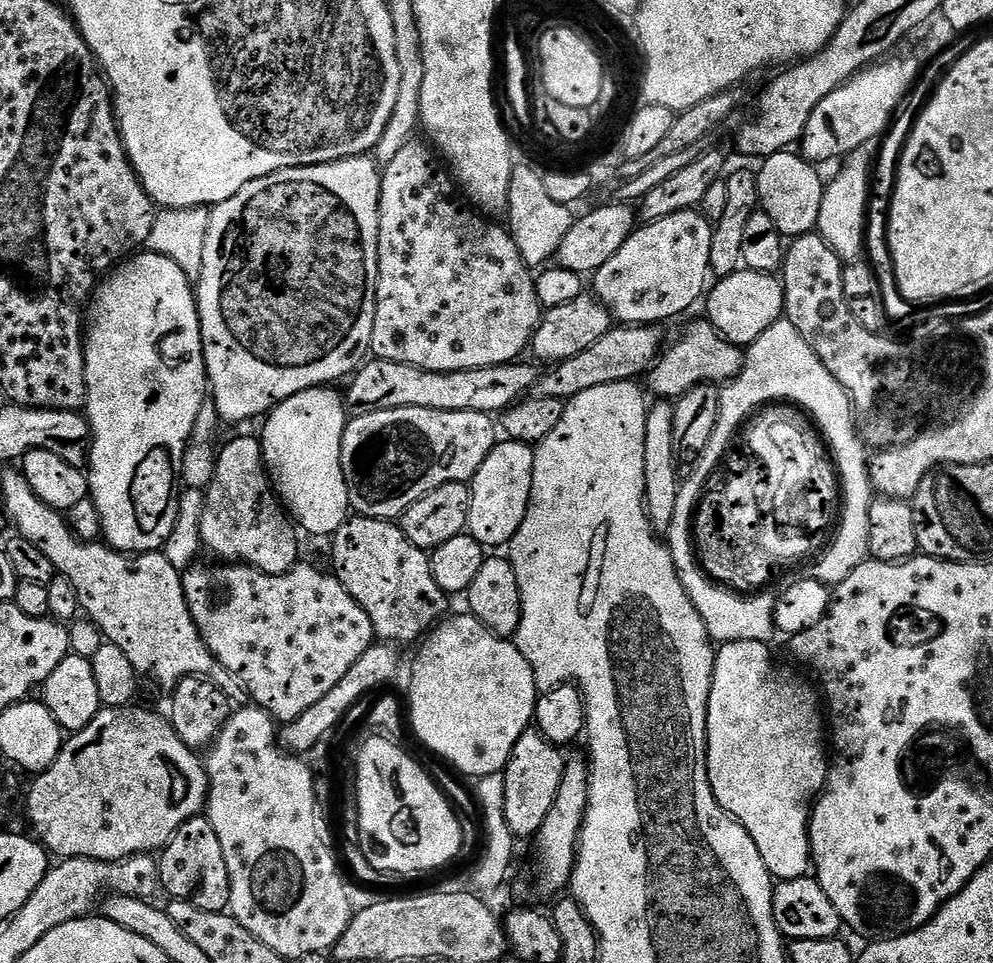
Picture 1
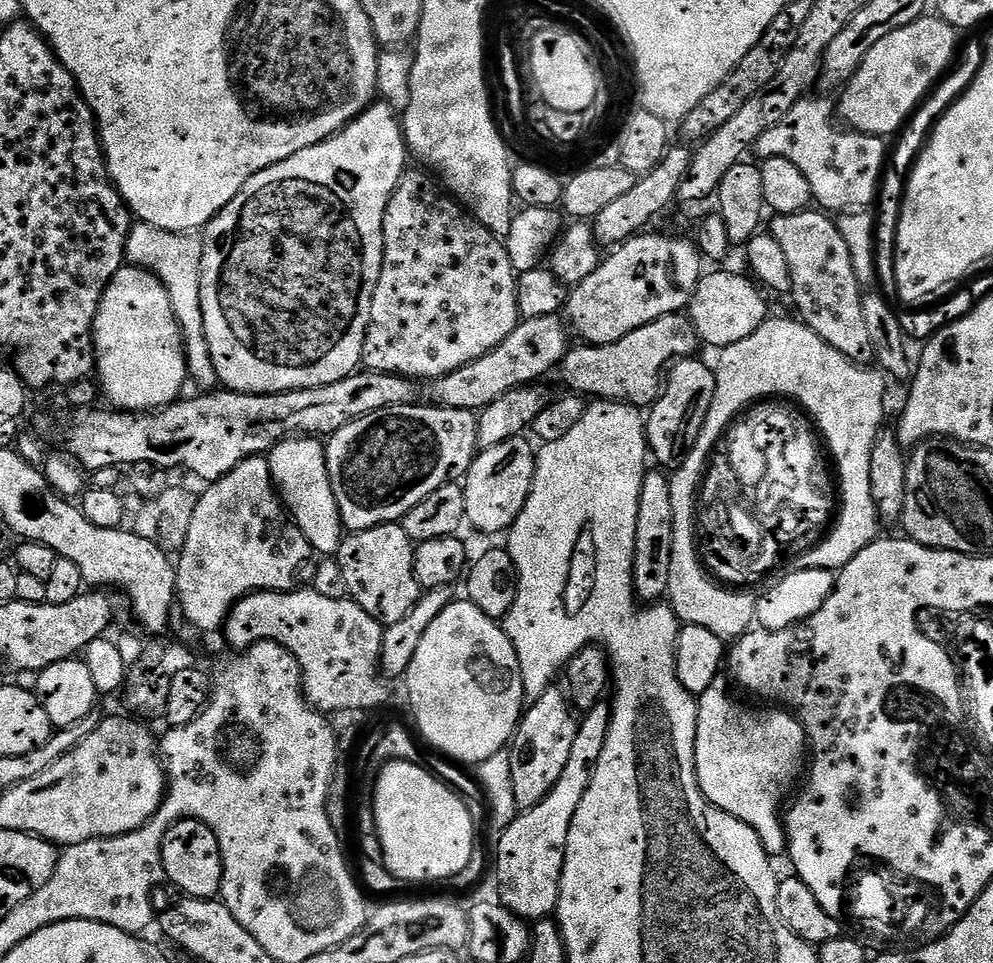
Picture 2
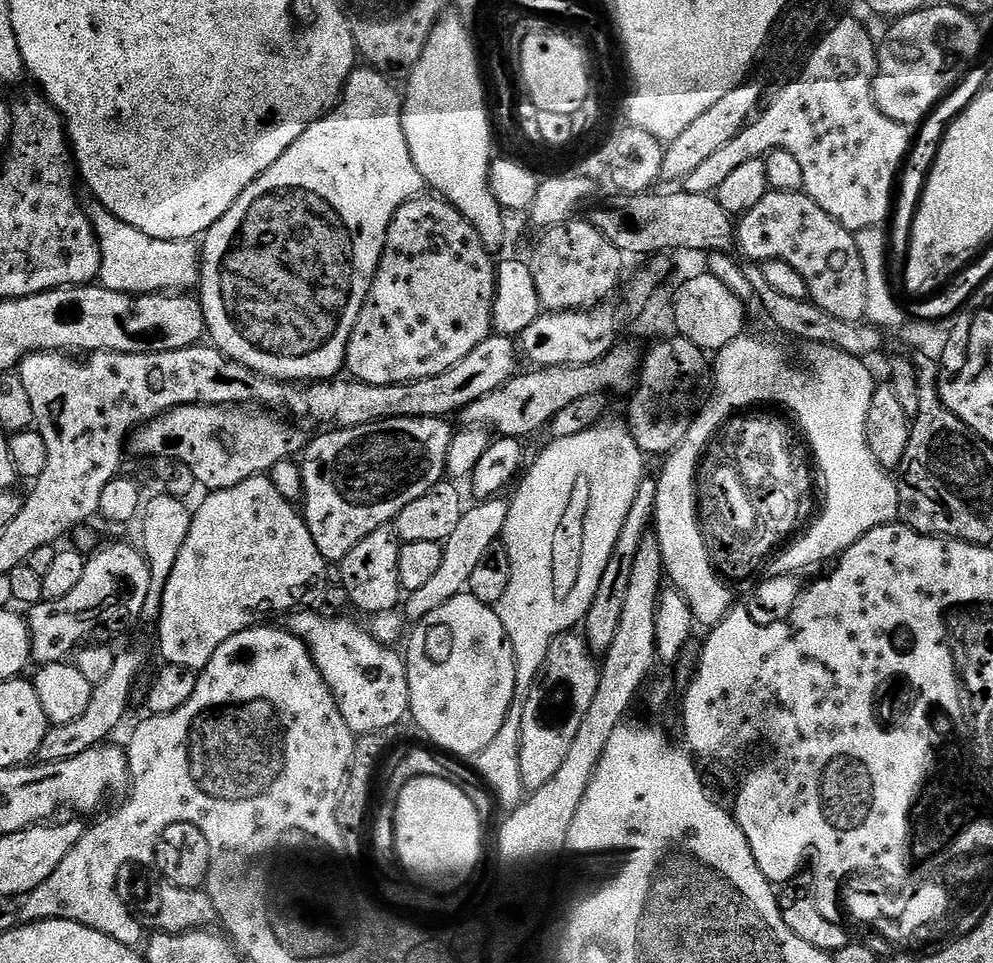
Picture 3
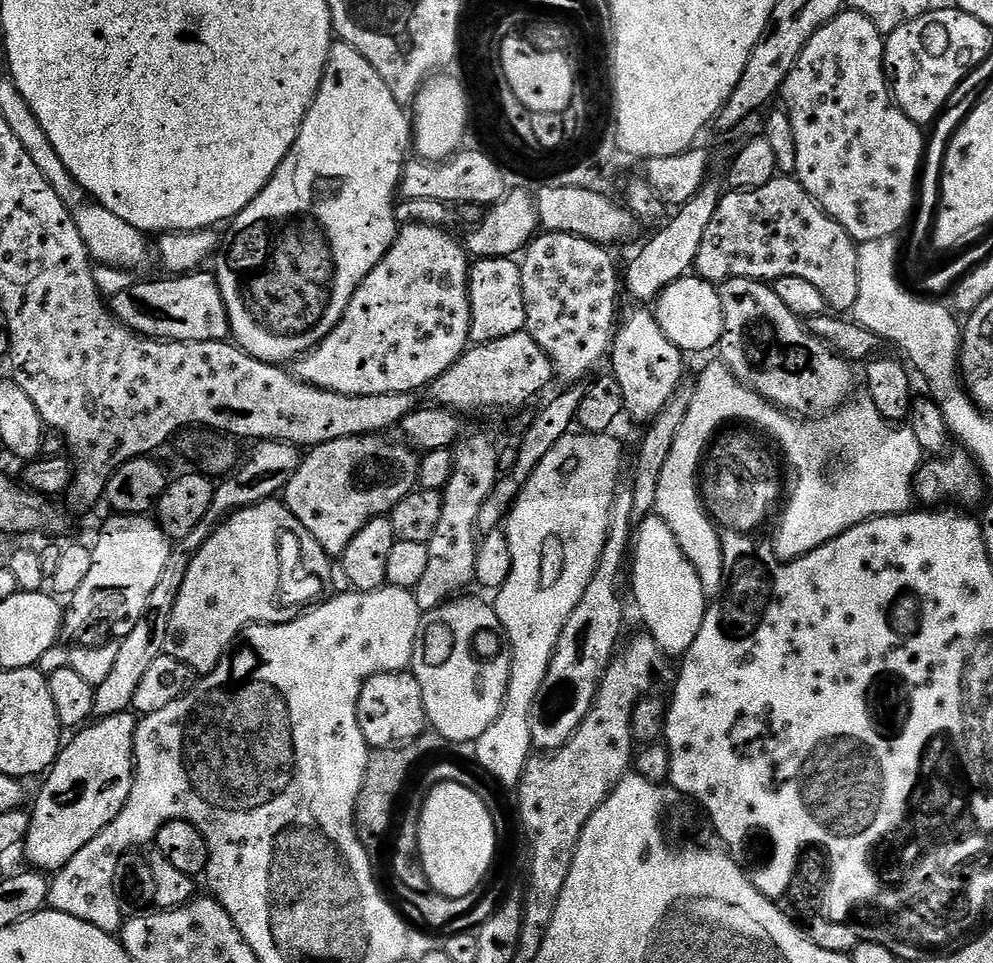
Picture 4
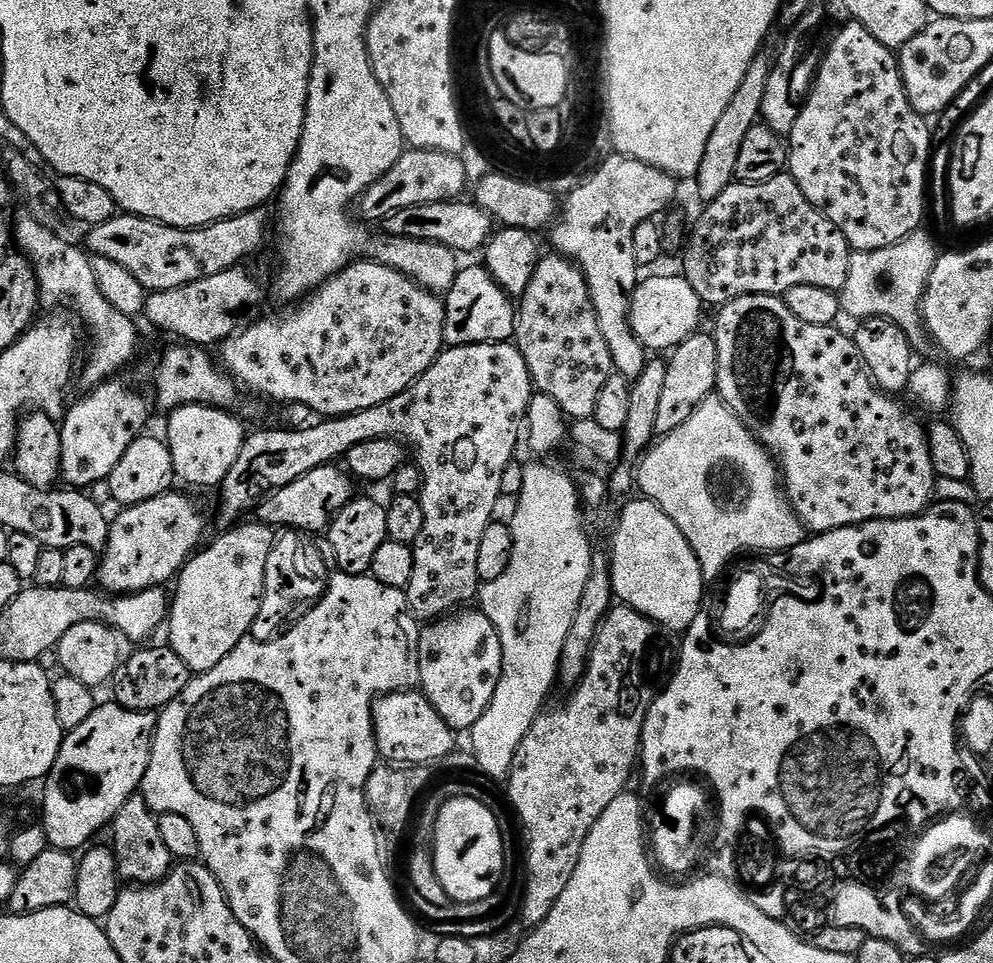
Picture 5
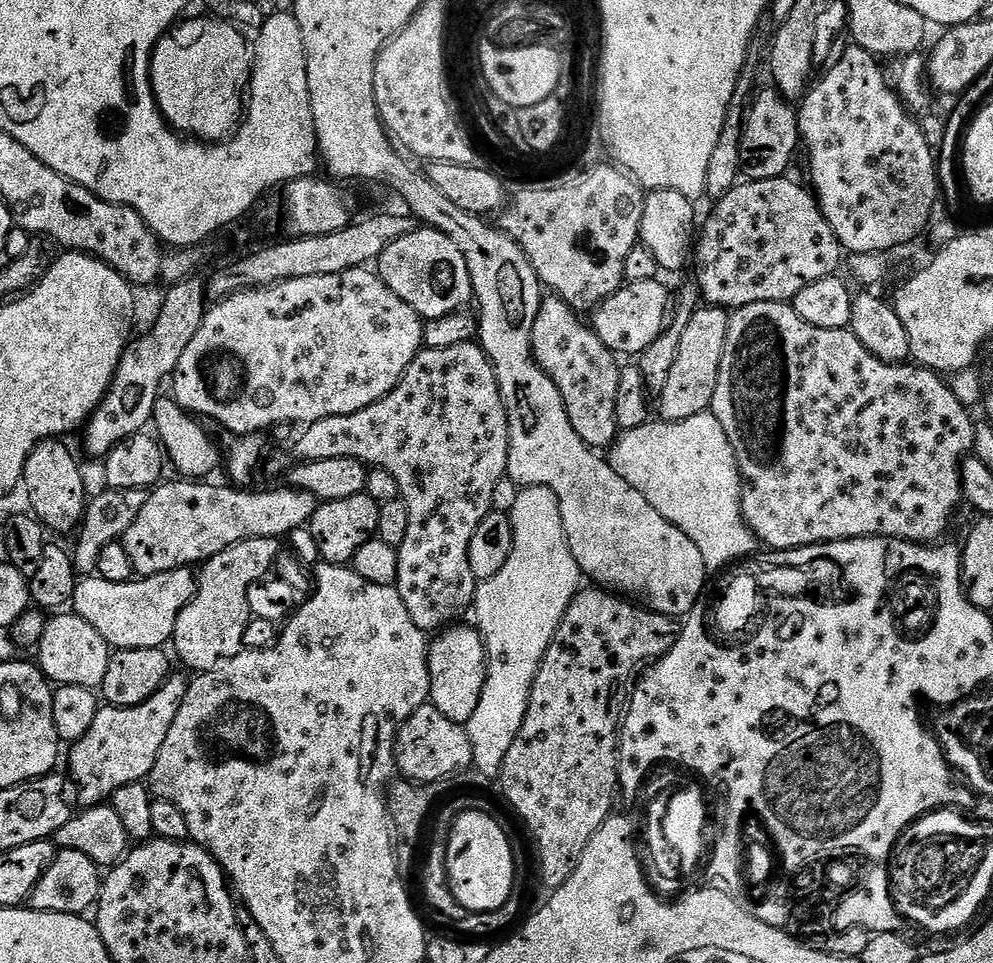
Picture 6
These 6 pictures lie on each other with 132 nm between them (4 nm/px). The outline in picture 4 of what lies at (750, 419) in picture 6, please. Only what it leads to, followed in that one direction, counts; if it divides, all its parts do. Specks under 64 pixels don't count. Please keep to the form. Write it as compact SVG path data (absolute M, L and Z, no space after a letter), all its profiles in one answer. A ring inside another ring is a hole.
M734 278L724 281L719 290L724 315L724 329L718 345L719 359L751 392L757 392L764 400L797 418L823 418L853 395L853 365L808 331L805 321L799 316L790 314L790 309L765 281Z

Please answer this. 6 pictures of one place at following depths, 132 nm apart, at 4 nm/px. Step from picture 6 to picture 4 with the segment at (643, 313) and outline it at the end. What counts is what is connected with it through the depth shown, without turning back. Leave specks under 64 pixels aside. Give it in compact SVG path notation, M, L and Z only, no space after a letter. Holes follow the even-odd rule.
M695 274L684 276L666 286L666 290L654 301L654 315L666 338L670 338L670 342L674 342L674 346L678 346L685 354L708 352L711 348L713 351L722 338L724 315L719 287Z

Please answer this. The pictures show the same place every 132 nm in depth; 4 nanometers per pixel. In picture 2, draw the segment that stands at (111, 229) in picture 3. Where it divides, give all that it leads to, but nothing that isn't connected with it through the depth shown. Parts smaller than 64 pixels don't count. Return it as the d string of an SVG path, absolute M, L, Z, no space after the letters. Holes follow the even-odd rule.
M133 223L128 231L124 251L127 263L134 268L152 272L166 286L170 306L176 315L176 325L184 335L184 353L188 359L188 374L191 383L197 384L201 393L217 391L220 379L210 358L210 346L206 342L206 322L202 318L202 254L204 241L199 235L187 232L171 232L158 226Z

